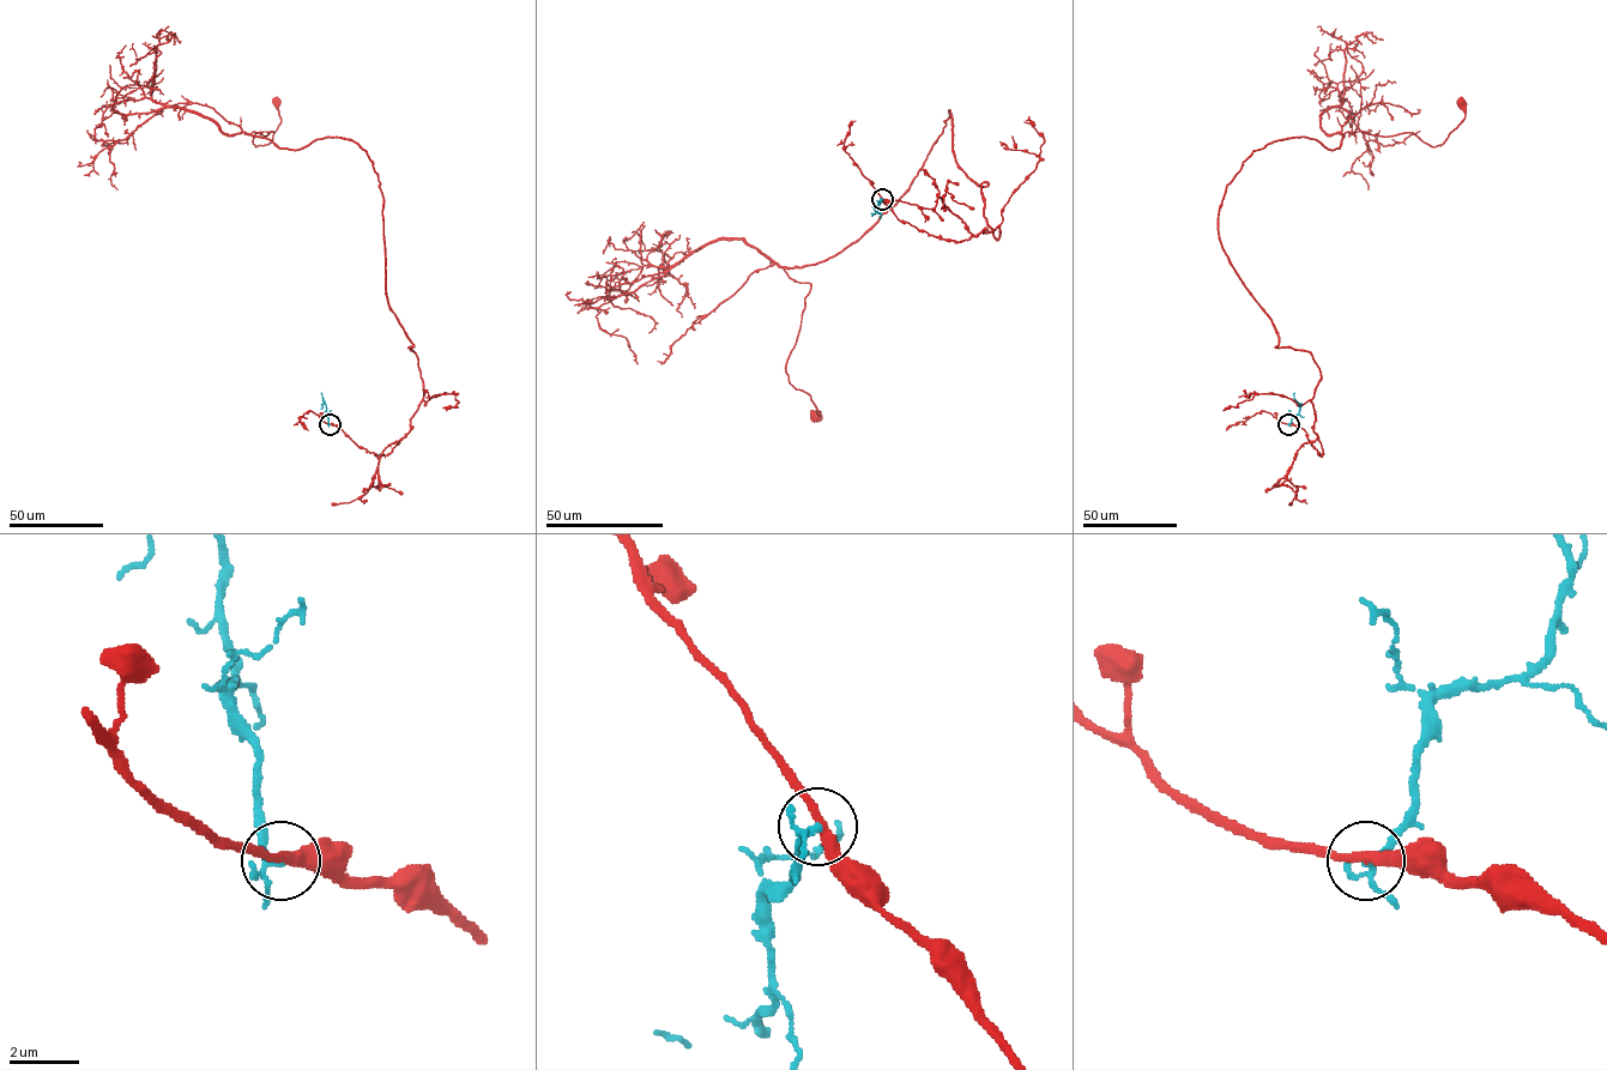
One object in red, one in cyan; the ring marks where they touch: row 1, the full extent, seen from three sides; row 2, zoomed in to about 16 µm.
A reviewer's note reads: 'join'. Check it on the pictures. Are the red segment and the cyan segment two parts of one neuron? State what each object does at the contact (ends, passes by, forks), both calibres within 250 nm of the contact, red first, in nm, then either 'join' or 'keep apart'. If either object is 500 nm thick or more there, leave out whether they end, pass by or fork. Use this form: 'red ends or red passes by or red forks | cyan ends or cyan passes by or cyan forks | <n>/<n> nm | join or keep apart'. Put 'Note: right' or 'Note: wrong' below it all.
red passes by | cyan forks | 280/150 nm | keep apart
Note: wrong

